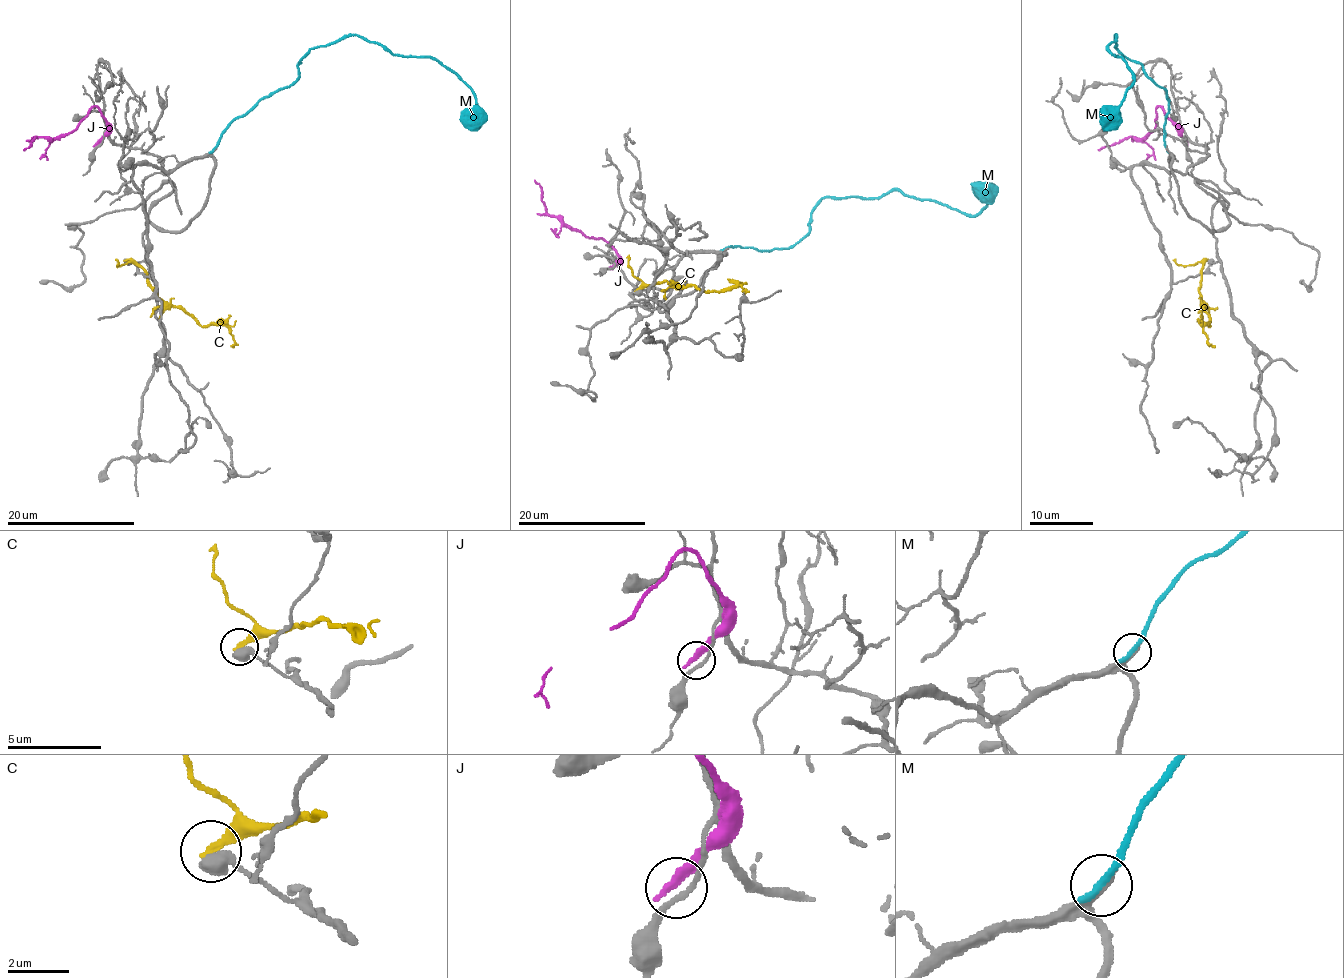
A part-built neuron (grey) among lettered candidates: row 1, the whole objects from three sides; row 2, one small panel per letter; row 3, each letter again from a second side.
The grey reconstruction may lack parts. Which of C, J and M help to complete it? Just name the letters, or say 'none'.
none

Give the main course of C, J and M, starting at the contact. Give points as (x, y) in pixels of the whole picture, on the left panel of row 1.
C: (126, 260), (144, 270), (147, 284), (160, 299), (182, 307), (201, 326), (227, 327), (232, 347)
J: (97, 143), (107, 131), (107, 121), (94, 107), (69, 134), (54, 139), (35, 137), (30, 147), (24, 150)
M: (214, 150), (297, 78), (312, 49), (352, 35), (457, 76), (475, 97), (472, 131)

